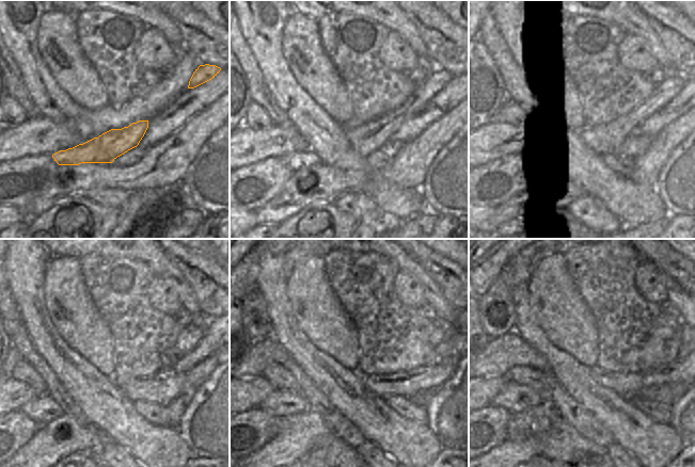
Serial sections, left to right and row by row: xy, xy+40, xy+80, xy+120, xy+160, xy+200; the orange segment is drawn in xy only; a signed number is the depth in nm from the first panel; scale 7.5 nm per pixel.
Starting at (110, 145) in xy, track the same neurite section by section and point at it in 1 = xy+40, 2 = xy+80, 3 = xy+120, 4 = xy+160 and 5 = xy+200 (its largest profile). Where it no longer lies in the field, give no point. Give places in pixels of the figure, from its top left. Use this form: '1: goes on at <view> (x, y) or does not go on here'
1: goes on at xy+40 (367, 138)
2: goes on at xy+80 (606, 139)
3: goes on at xy+120 (190, 335)
4: goes on at xy+160 (281, 402)
5: goes on at xy+200 (514, 398)

